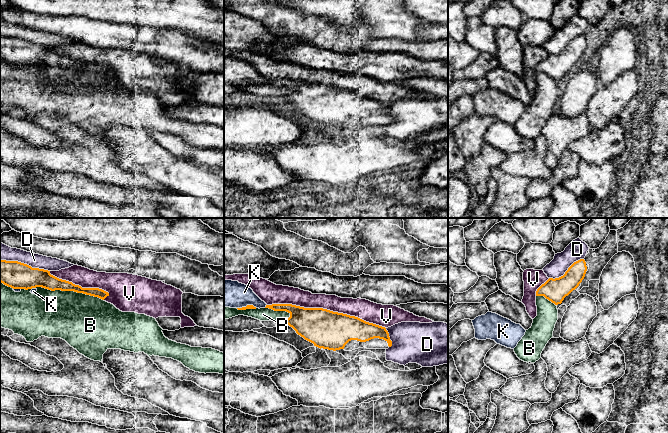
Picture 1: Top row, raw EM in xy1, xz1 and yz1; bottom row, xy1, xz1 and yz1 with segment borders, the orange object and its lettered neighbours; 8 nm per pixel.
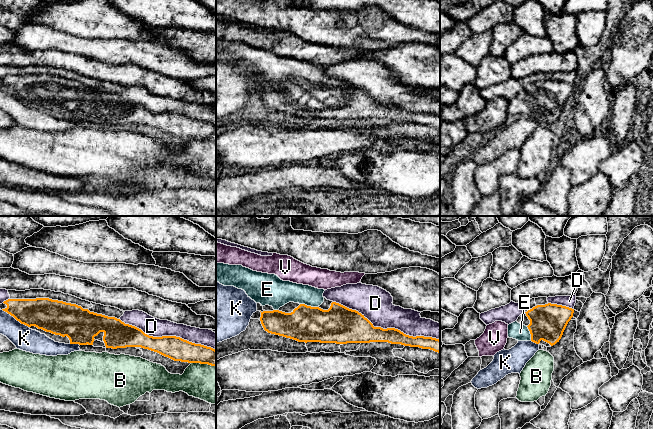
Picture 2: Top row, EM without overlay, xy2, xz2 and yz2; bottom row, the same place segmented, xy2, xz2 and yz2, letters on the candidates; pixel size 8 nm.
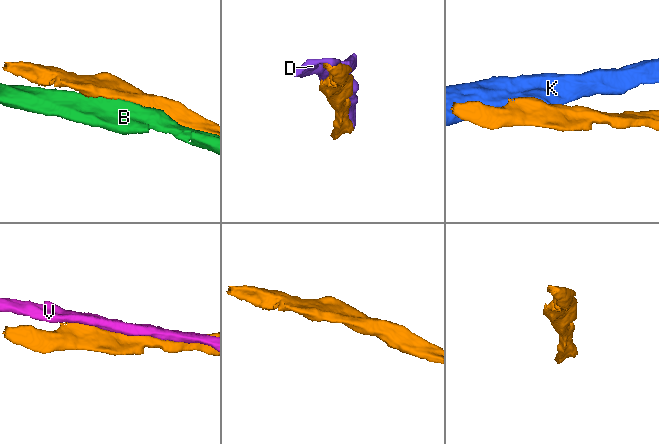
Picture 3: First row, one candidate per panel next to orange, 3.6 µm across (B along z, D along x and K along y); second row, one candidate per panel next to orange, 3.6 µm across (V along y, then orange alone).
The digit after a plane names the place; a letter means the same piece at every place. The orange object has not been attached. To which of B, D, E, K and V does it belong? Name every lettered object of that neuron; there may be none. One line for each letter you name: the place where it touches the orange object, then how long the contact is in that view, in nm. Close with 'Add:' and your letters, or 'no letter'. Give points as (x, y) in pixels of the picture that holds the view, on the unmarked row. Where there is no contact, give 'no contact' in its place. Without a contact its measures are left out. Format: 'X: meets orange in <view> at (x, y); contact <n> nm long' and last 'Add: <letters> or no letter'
E: meets orange in xz2 at (309, 82); contact 150 nm long
Add: E

